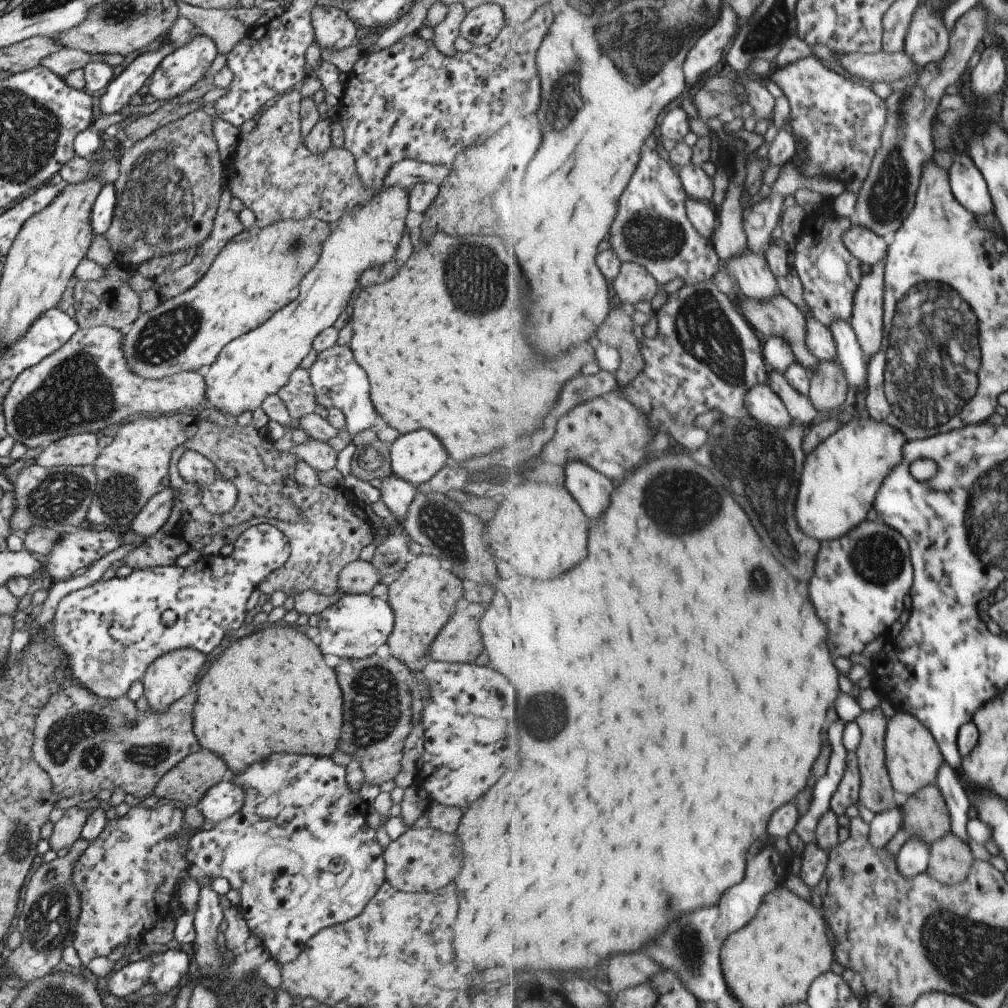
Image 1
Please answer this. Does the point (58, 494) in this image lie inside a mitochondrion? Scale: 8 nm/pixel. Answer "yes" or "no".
yes

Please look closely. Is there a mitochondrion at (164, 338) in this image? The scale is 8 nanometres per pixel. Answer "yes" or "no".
yes

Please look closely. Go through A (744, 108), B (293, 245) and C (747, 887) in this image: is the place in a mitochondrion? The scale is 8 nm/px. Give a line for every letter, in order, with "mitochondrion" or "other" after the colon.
A: other
B: mitochondrion
C: other

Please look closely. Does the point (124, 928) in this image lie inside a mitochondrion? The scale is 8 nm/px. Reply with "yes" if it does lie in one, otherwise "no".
no

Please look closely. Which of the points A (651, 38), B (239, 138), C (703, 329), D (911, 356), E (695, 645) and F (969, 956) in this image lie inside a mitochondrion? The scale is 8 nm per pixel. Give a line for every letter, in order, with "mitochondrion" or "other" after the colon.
A: mitochondrion
B: other
C: mitochondrion
D: mitochondrion
E: other
F: mitochondrion

